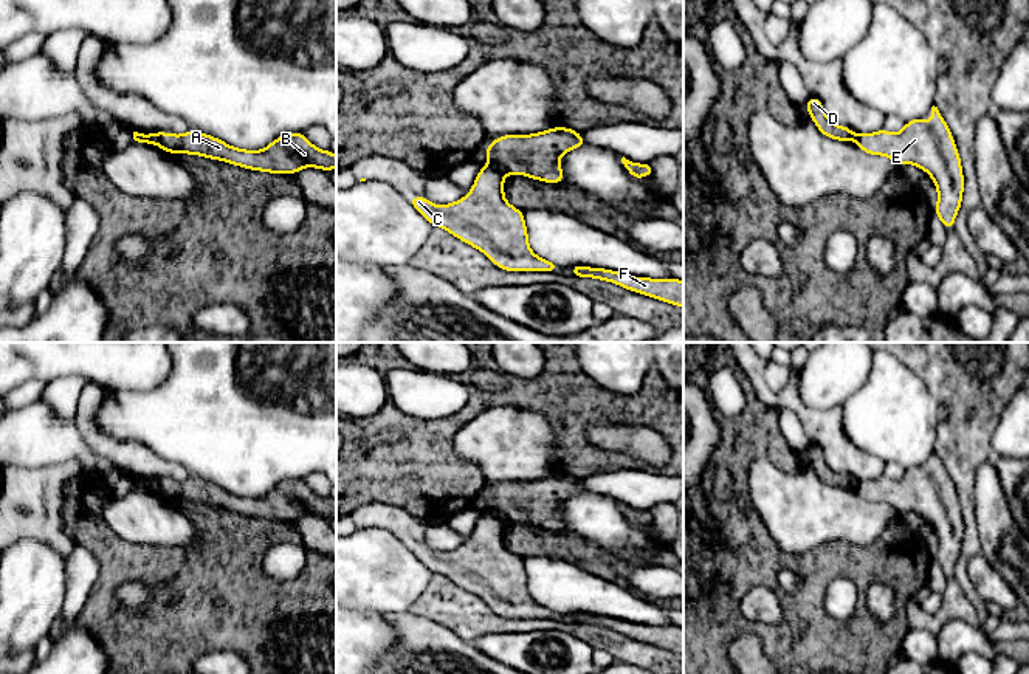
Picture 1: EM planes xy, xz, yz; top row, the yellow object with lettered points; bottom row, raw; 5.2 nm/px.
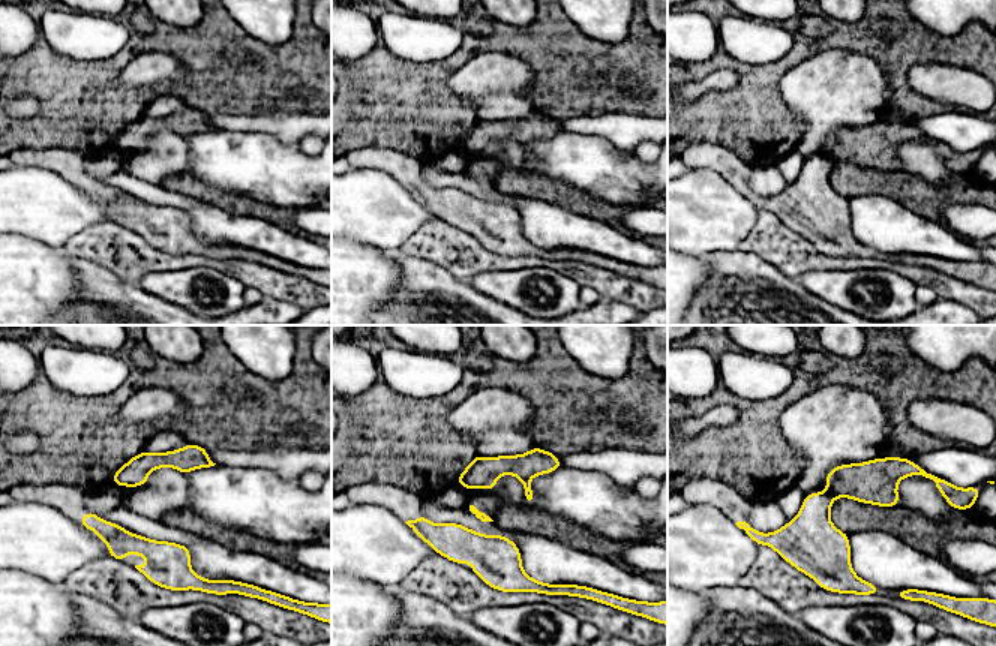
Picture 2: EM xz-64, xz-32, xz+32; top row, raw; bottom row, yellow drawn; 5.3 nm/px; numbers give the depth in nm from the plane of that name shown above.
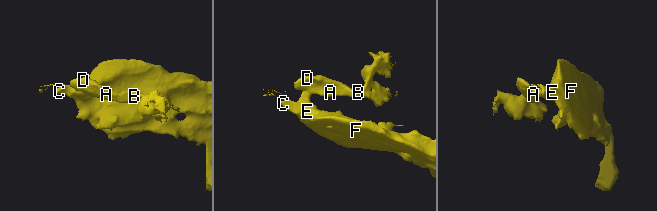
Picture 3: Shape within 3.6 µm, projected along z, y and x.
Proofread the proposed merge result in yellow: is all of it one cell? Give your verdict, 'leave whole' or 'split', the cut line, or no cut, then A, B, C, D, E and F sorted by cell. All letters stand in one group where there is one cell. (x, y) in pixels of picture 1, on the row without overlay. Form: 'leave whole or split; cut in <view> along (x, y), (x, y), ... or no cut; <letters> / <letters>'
split; cut in xz along (492, 512), (504, 519); A B D / C E F

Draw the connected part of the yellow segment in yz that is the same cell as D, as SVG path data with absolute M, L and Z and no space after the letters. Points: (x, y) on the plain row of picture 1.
M810 443L806 457L815 469L817 476L828 485L838 488L855 488L855 480L849 474L834 471L817 443Z

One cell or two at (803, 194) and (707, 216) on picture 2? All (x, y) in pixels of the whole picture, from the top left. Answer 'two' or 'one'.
two

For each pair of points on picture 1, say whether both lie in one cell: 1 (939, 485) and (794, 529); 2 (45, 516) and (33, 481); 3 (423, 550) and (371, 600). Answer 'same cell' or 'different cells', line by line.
1: same cell
2: same cell
3: different cells

